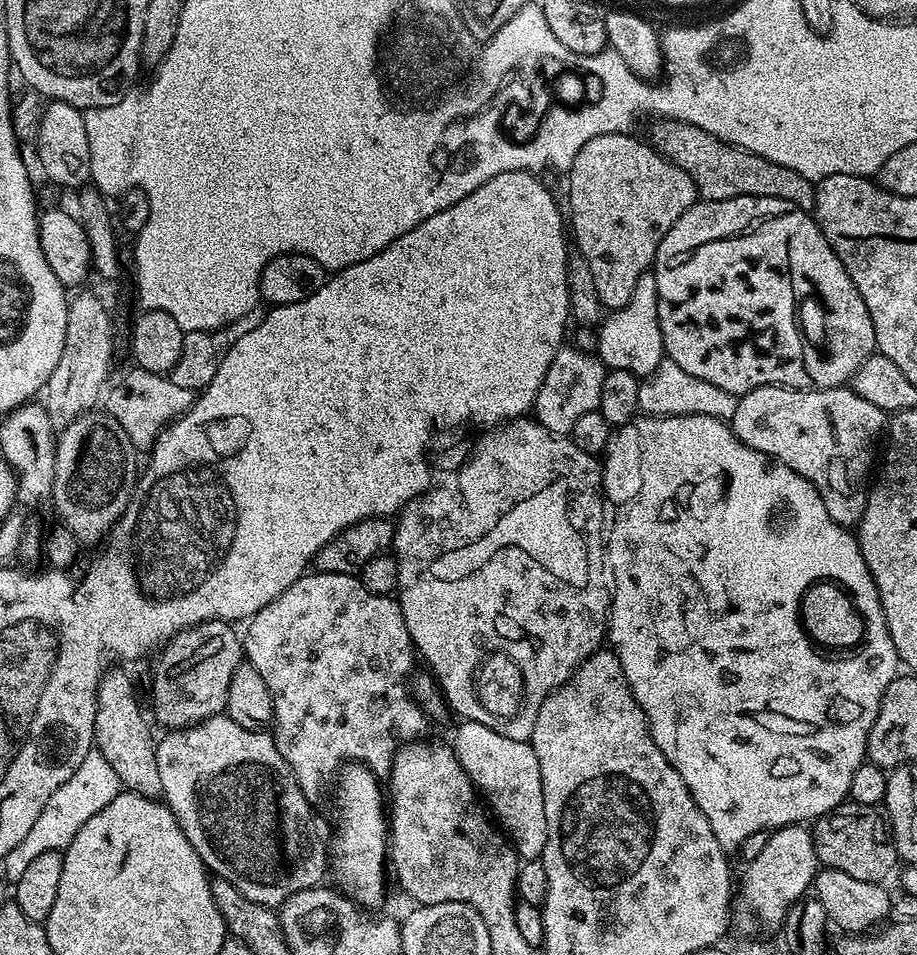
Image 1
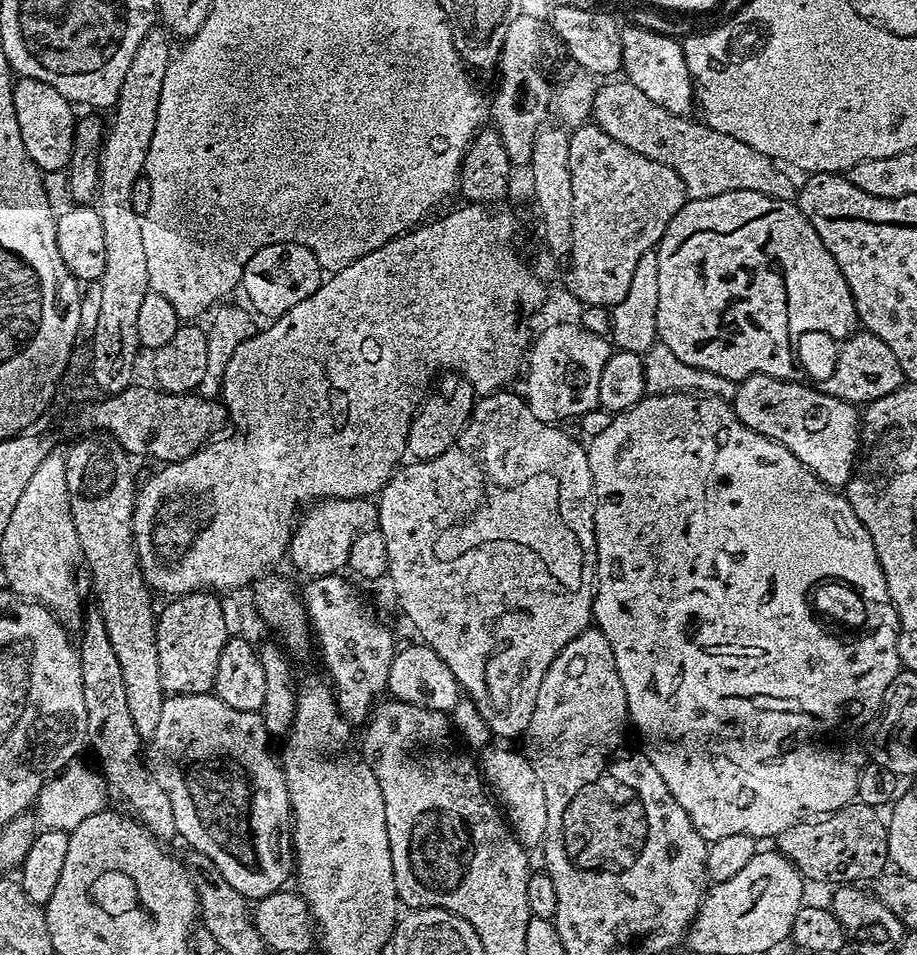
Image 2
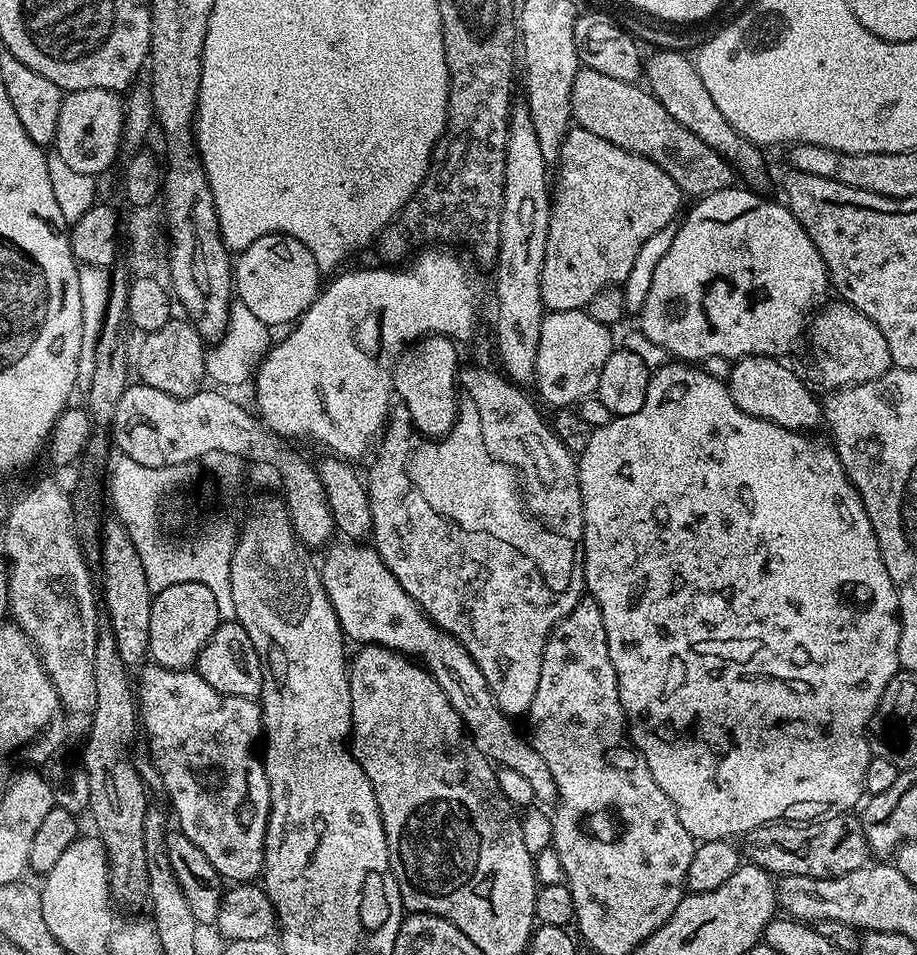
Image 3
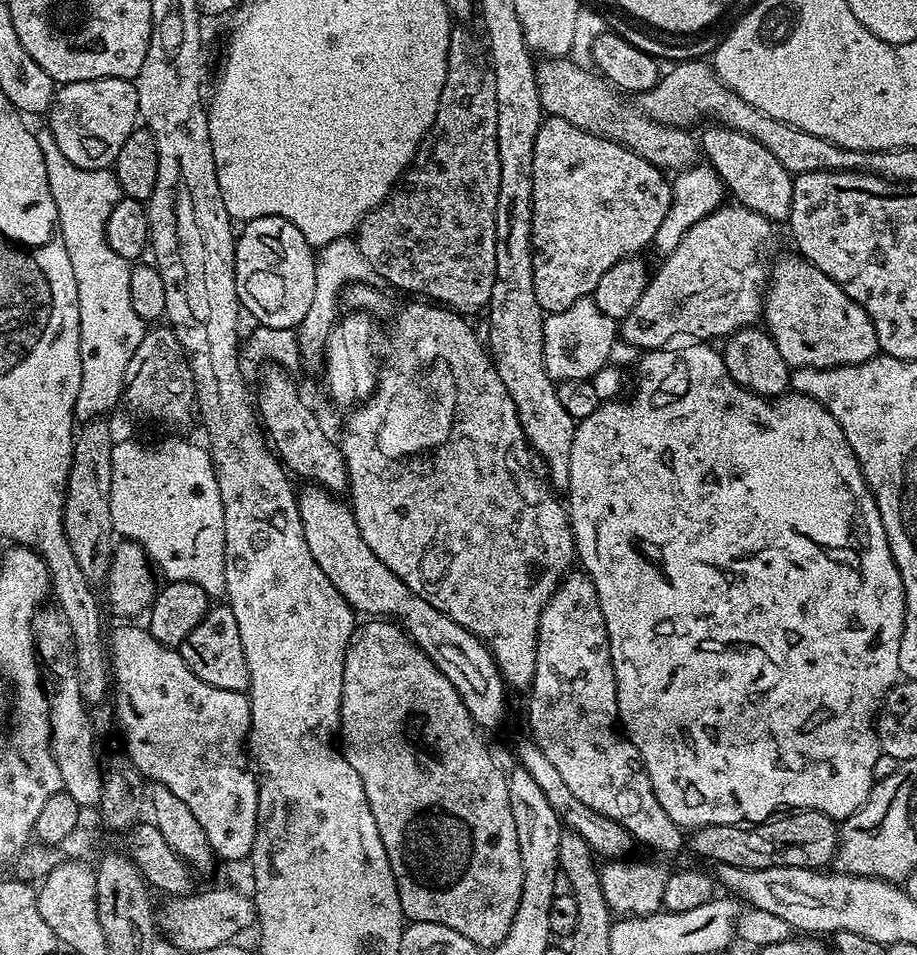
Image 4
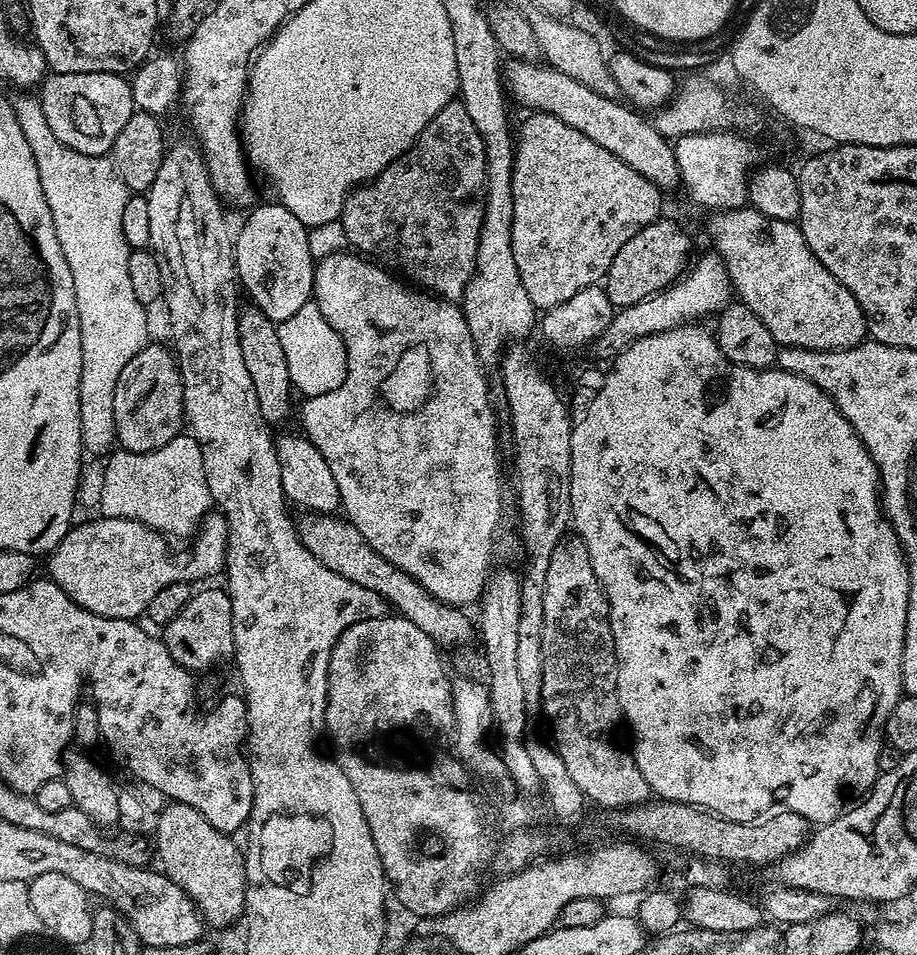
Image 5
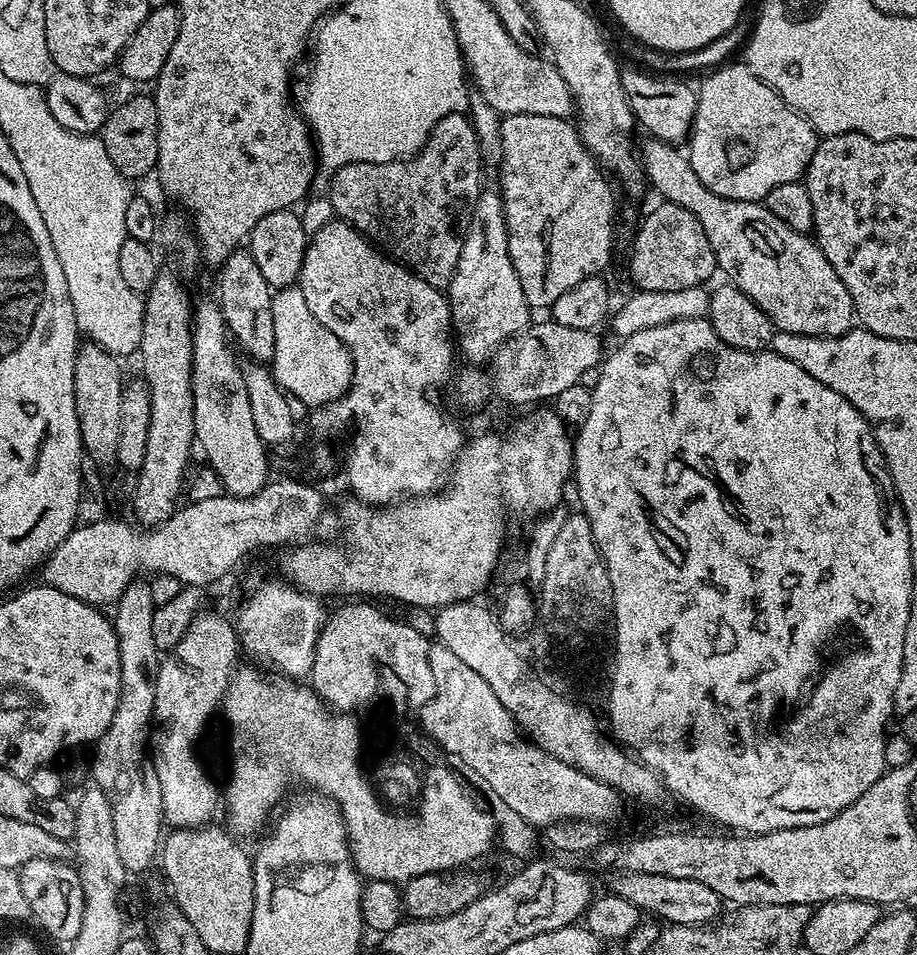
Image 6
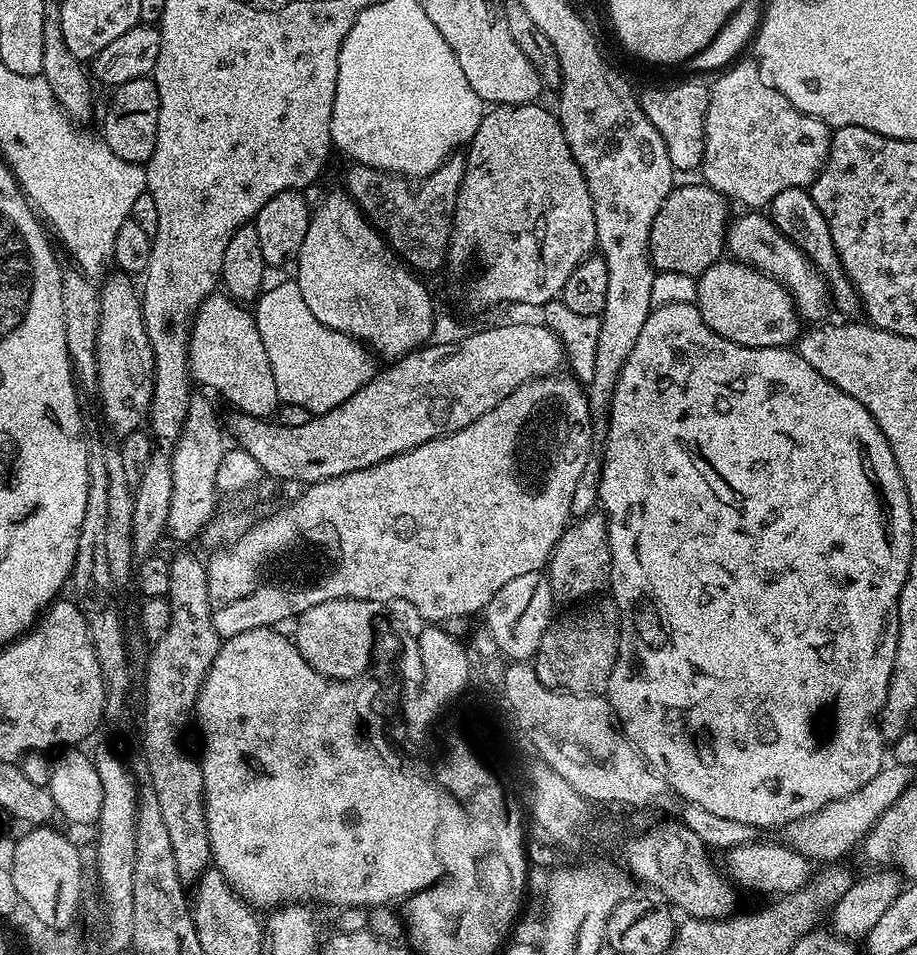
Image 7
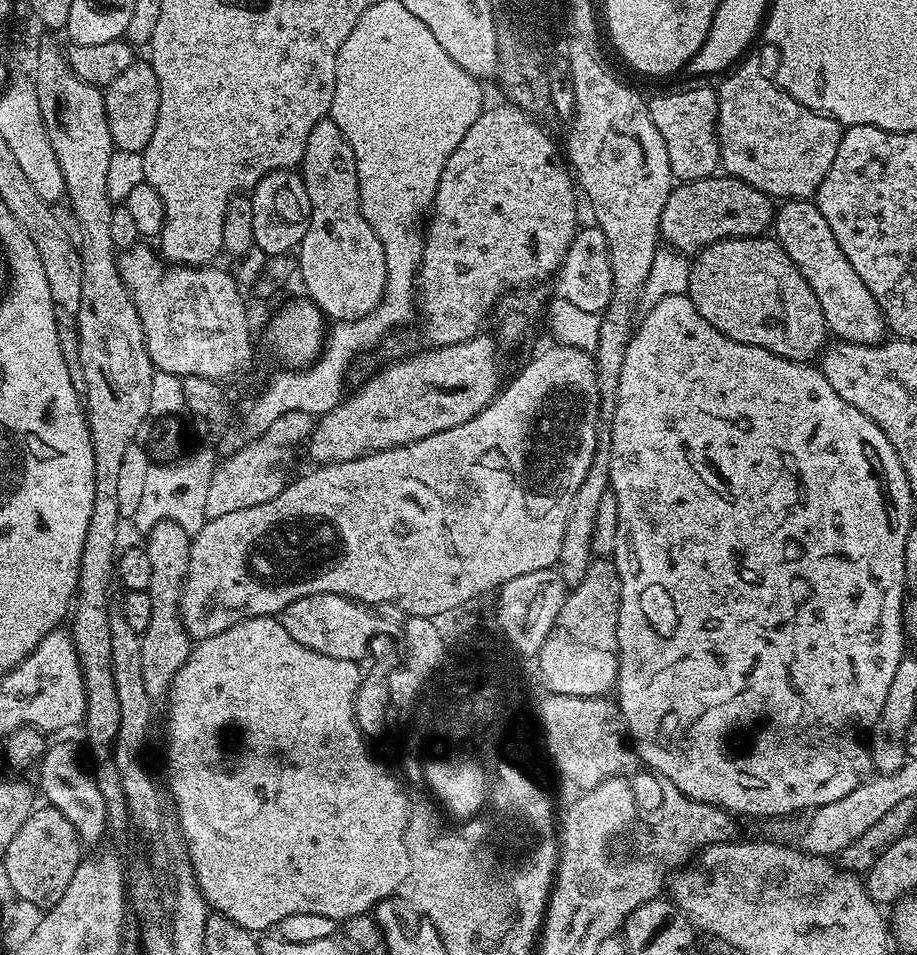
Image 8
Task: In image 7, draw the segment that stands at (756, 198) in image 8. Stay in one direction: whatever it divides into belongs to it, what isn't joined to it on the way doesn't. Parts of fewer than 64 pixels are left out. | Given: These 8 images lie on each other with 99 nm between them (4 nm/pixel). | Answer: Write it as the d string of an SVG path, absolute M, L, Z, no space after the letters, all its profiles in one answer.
M684 184L673 187L672 193L662 202L662 210L650 226L650 246L648 253L652 267L657 273L673 272L699 278L714 262L718 262L726 252L728 239L728 216L730 201L710 185Z

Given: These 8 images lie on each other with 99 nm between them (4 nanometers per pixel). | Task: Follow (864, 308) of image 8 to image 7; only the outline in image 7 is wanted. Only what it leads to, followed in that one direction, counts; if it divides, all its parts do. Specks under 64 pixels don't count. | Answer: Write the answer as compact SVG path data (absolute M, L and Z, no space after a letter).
M791 188L782 190L782 194L774 194L770 205L770 219L774 226L778 226L778 230L782 230L782 234L786 234L786 238L790 238L790 242L794 242L807 254L813 266L827 280L835 311L852 312L855 308L857 311L861 307L860 296L844 273L838 250L834 246L834 238L830 238L830 226L826 226L826 218L822 218L822 210L818 210L811 191L808 188Z

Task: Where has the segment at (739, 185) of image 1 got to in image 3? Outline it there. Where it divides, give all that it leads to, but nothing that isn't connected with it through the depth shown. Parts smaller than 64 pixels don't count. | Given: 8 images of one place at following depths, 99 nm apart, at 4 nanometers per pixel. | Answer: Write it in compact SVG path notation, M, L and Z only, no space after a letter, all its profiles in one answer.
M581 67L572 86L572 119L579 127L590 130L590 134L598 134L598 138L606 138L606 142L614 142L614 146L618 146L630 154L638 154L642 158L654 162L654 166L666 170L666 174L670 174L670 178L674 178L674 182L680 187L681 193L685 197L699 198L723 188L733 187L734 169L732 165L718 154L718 150L706 146L706 142L702 142L702 138L698 138L698 134L690 134L690 130L686 130L686 126L674 122L674 118L670 118L670 114L666 114L666 106L662 106L662 102L658 102L647 87L641 86L639 83L618 82L618 78L610 78L607 74L598 74L598 70Z

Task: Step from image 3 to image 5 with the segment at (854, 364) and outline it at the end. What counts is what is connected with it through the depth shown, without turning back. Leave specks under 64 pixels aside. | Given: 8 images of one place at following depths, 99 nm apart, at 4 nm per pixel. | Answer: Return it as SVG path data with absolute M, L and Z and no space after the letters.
M751 206L716 210L709 216L712 217L708 220L708 232L716 247L713 248L715 255L723 260L739 303L762 318L762 326L770 330L777 345L806 350L846 350L864 343L868 323L854 294L850 294L850 290L846 290L846 286L842 286L818 258L814 258L814 250L806 246L799 223L770 218Z

